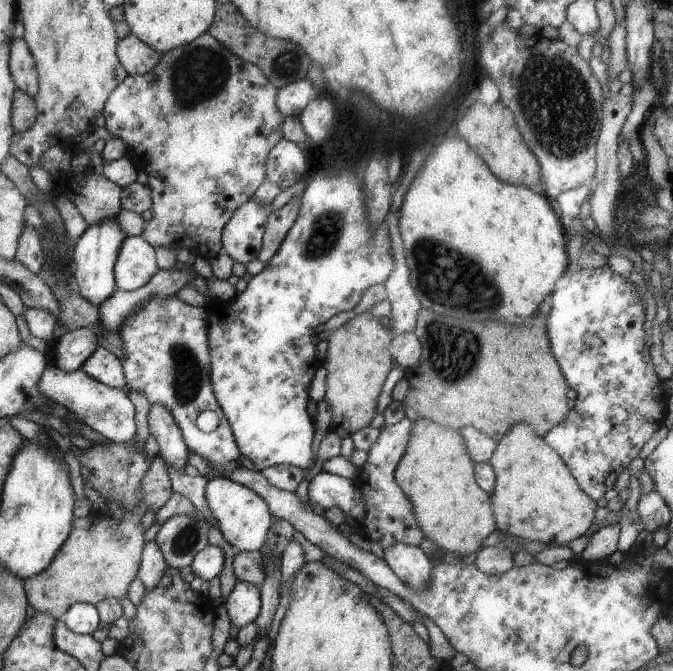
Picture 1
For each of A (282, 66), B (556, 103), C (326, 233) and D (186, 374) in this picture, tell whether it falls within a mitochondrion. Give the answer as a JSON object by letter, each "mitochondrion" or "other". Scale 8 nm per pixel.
{"A":"mitochondrion","B":"mitochondrion","C":"mitochondrion","D":"mitochondrion"}

